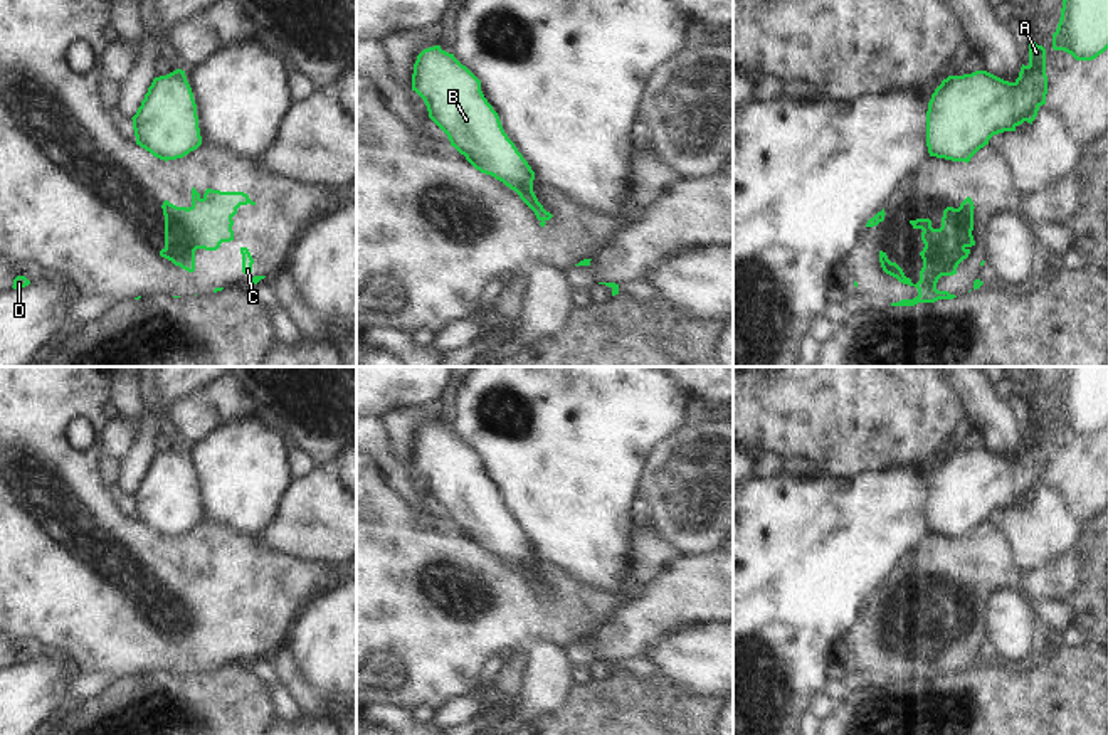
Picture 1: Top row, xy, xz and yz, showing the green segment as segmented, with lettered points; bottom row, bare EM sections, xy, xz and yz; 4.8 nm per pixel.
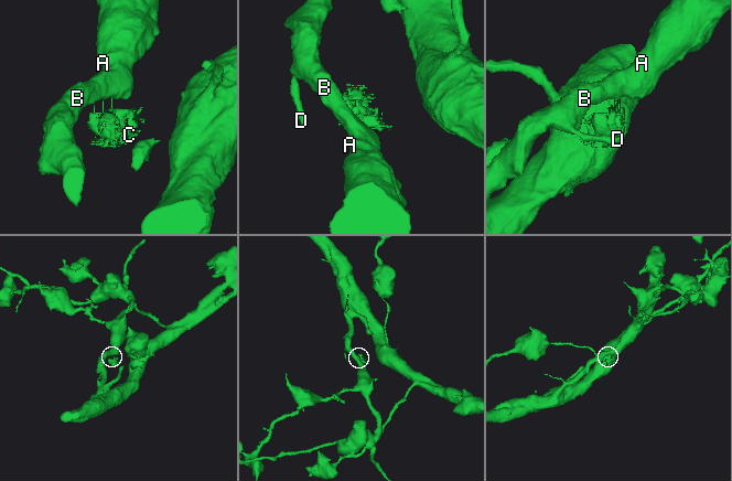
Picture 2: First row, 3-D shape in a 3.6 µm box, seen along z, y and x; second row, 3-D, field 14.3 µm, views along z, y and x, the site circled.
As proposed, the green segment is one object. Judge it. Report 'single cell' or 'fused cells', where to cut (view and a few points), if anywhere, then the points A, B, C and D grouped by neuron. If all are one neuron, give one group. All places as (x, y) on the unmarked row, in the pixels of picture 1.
fused cells | yz (969, 534), (962, 537) | A B D / C

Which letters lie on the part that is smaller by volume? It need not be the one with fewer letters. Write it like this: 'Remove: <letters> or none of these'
Remove: C

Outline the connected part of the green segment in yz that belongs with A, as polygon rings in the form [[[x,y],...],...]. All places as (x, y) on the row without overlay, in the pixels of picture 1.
[[[1032,415],[1029,441],[1022,441],[1014,459],[987,447],[948,452],[928,479],[930,533],[952,538],[972,535],[994,511],[1016,508],[1024,498],[1032,501],[1046,471],[1046,426]]]

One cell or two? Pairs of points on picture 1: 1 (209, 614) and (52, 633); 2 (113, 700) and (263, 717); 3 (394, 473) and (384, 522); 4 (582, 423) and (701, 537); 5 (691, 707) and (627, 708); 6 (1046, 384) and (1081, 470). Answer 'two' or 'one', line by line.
1: one
2: one
3: two
4: two
5: one
6: one

